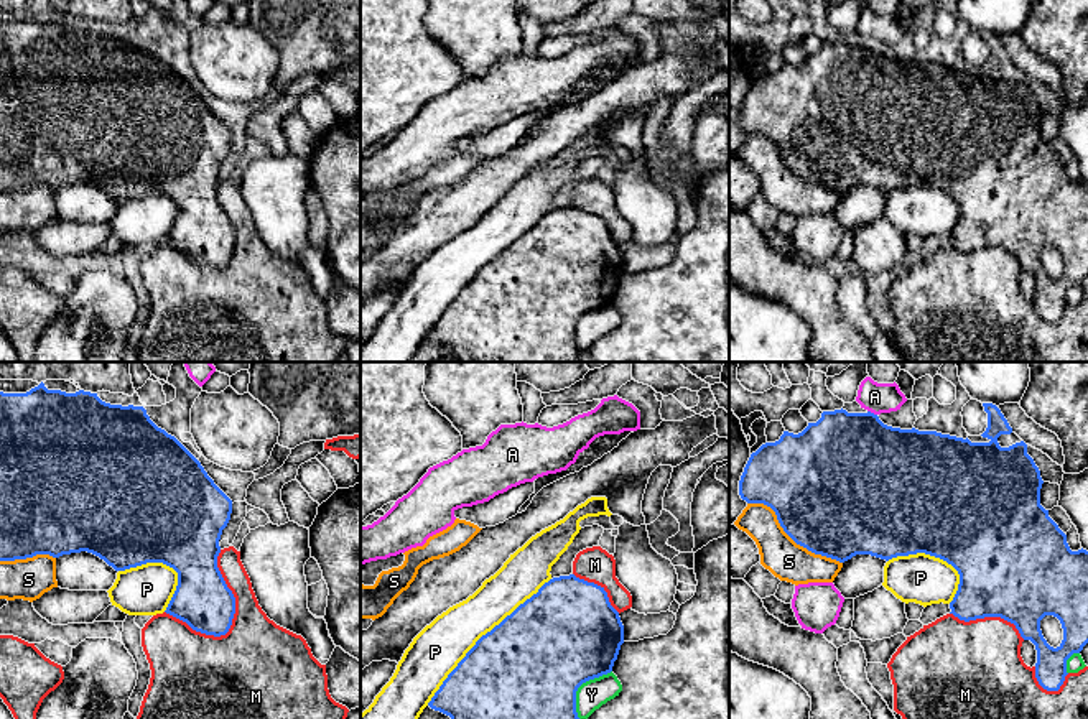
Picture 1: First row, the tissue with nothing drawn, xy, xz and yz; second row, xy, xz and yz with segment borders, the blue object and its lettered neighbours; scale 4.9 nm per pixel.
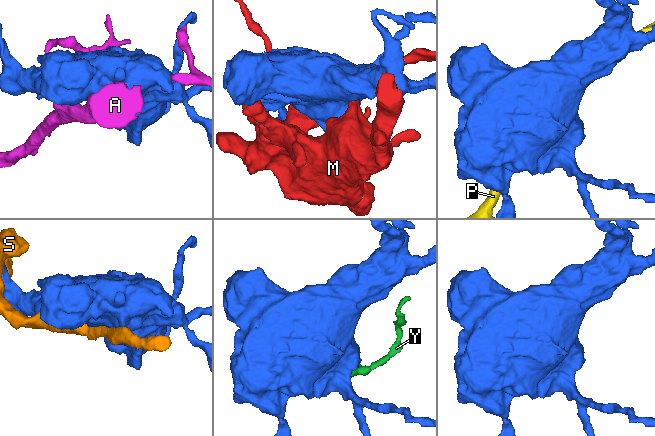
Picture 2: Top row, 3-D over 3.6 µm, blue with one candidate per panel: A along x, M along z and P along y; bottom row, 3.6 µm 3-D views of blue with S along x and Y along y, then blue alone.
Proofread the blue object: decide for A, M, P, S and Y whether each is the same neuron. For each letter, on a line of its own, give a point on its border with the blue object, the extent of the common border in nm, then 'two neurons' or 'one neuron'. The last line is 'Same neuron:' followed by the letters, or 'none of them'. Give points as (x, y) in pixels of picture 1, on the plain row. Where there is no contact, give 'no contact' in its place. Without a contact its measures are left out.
A: contact yz (873, 45); length 50 nm; two neurons
M: contact xy (234, 229); length 440 nm; two neurons
P: contact xz (481, 269); length 850 nm; two neurons
S: contact yz (790, 168); length 550 nm; two neurons
Y: contact xz (578, 318); length 300 nm; two neurons
Same neuron: none of them

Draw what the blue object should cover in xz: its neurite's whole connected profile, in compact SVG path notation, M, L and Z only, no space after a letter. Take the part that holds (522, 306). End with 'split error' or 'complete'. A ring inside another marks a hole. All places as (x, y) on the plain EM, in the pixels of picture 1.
M574 206L553 209L476 273L428 337L449 347L454 362L578 362L578 319L611 304L622 275L624 257L604 219Z; complete

